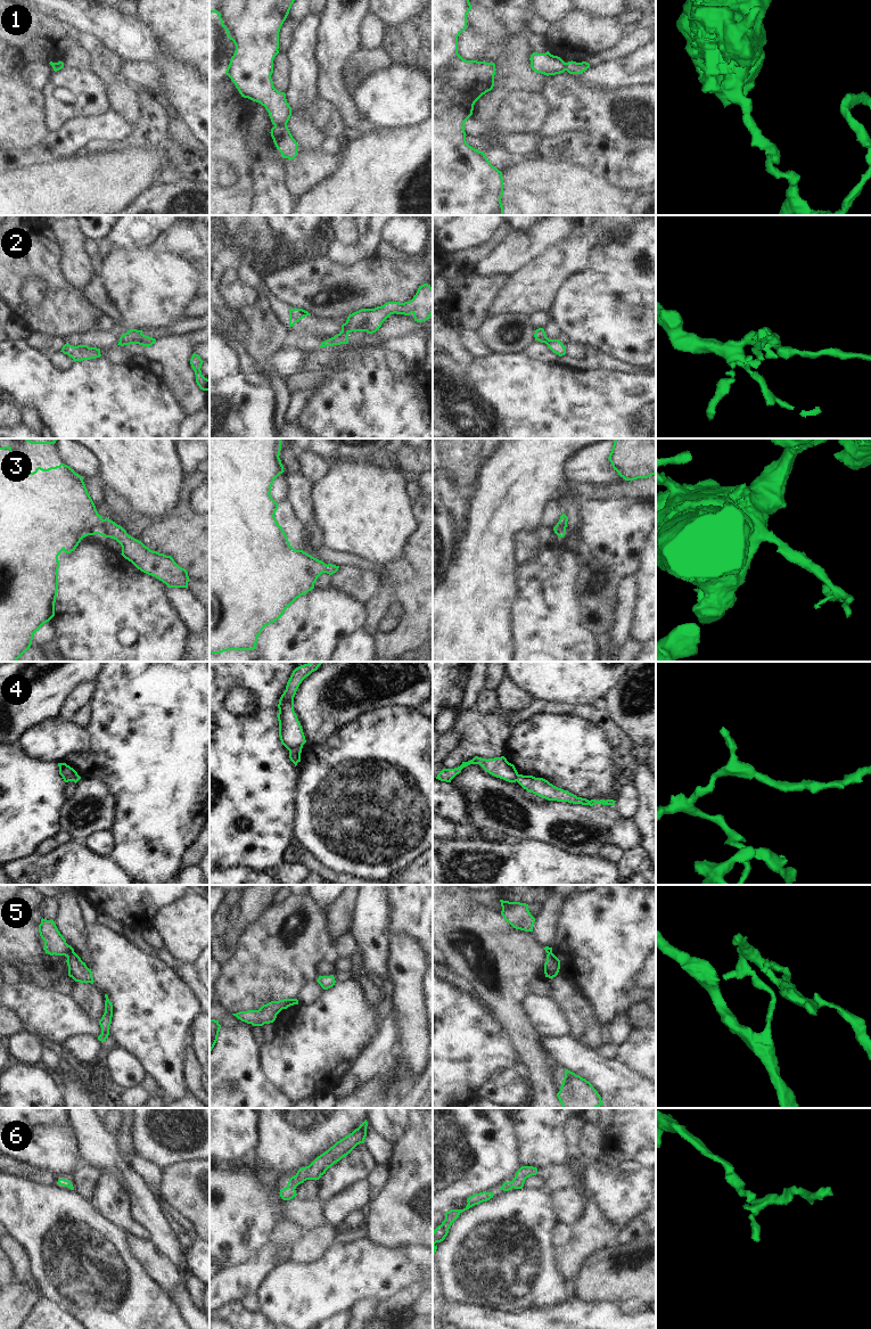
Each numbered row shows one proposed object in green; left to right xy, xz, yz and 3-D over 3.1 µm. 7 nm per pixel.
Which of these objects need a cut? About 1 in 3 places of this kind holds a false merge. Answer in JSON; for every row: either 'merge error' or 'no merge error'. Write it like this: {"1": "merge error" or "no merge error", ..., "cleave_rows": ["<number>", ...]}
{"1": "merge error", "2": "merge error", "3": "no merge error", "4": "merge error", "5": "merge error", "6": "no merge error", "cleave_rows": ["1", "2", "4", "5"]}

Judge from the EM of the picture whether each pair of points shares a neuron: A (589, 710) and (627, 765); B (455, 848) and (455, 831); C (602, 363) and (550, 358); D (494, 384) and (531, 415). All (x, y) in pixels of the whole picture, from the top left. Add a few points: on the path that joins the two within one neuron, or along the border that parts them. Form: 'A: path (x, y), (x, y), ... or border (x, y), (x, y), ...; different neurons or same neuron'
A: path (602, 723), (619, 740), (624, 752); same neuron
B: border (448, 838), (481, 841); different neurons
C: path (590, 363), (572, 363), (563, 360); same neuron
D: path (503, 387), (522, 405); same neuron

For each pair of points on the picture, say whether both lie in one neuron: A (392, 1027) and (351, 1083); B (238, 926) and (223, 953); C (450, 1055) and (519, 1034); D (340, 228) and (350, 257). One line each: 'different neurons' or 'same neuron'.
A: same neuron
B: same neuron
C: different neurons
D: different neurons

